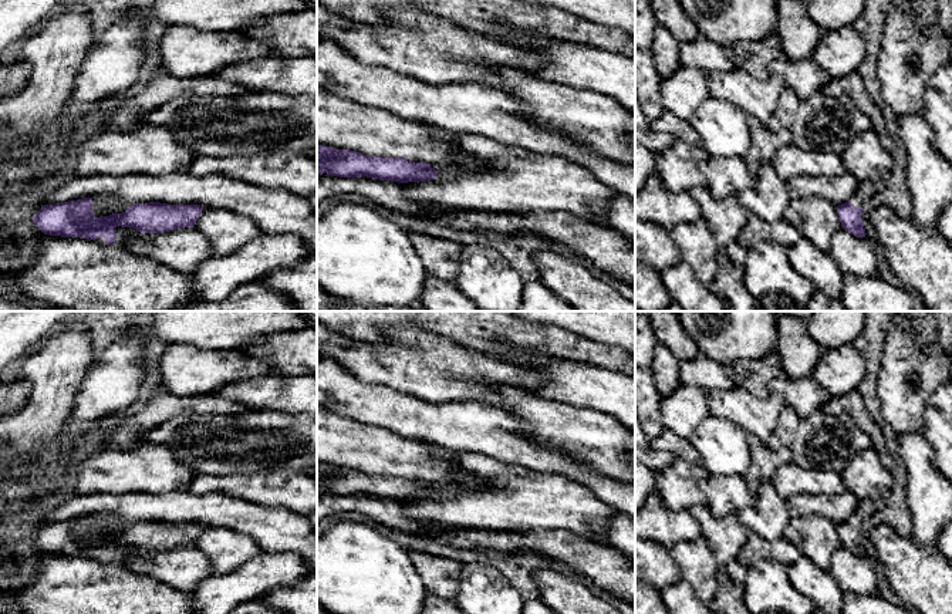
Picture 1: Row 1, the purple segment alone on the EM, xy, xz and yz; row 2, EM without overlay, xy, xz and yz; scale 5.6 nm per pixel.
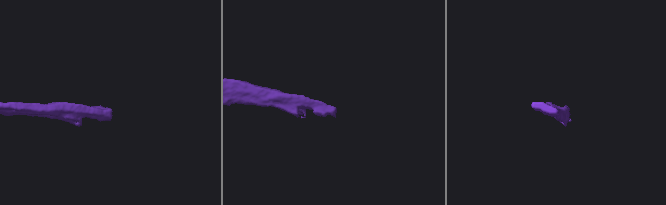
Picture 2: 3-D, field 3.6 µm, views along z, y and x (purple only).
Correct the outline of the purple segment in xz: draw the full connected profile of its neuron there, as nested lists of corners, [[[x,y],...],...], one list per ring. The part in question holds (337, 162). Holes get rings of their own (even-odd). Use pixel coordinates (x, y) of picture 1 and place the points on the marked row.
[[[317,144],[317,173],[359,178],[367,176],[398,183],[436,179],[435,169],[425,162],[408,162],[404,158],[368,156],[348,149],[335,149]]]

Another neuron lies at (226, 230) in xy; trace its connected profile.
[[[219,208],[203,209],[195,229],[207,237],[213,256],[233,253],[263,235],[251,219]]]

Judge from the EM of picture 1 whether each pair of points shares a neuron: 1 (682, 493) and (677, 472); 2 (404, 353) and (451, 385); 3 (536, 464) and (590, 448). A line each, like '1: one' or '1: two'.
1: one
2: one
3: two

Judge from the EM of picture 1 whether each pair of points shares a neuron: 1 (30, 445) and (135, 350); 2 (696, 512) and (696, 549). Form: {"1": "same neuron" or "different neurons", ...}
{"1": "different neurons", "2": "different neurons"}

